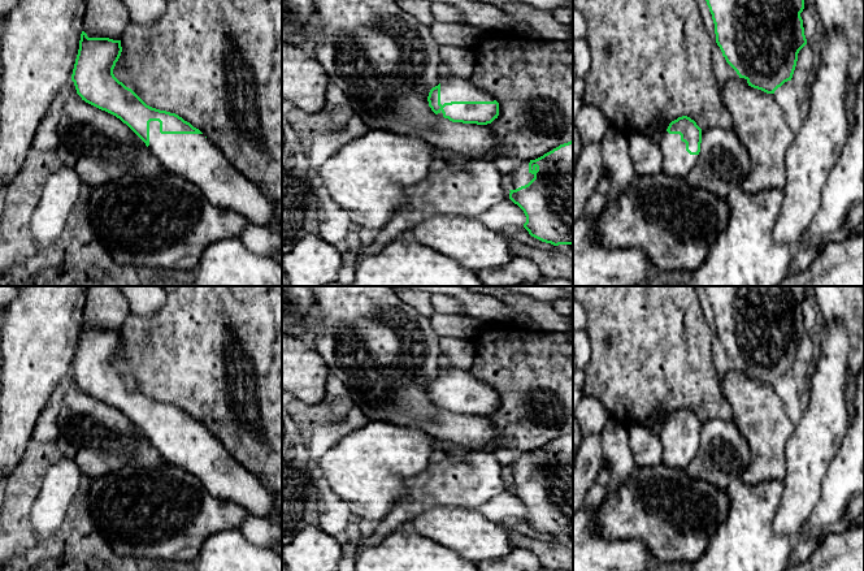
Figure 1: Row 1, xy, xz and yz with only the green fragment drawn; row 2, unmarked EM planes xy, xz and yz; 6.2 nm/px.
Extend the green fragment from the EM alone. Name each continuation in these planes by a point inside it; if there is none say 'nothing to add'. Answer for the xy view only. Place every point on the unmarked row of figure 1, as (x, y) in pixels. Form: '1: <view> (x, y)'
1: xy (192, 448)

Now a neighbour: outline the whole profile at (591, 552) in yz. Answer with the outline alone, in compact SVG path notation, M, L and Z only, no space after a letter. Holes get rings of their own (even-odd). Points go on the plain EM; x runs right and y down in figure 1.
M583 507L573 514L573 571L650 571L656 562L639 540L604 540L592 529L592 511Z

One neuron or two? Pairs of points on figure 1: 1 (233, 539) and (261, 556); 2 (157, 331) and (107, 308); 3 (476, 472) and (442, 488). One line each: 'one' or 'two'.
1: one
2: two
3: one

